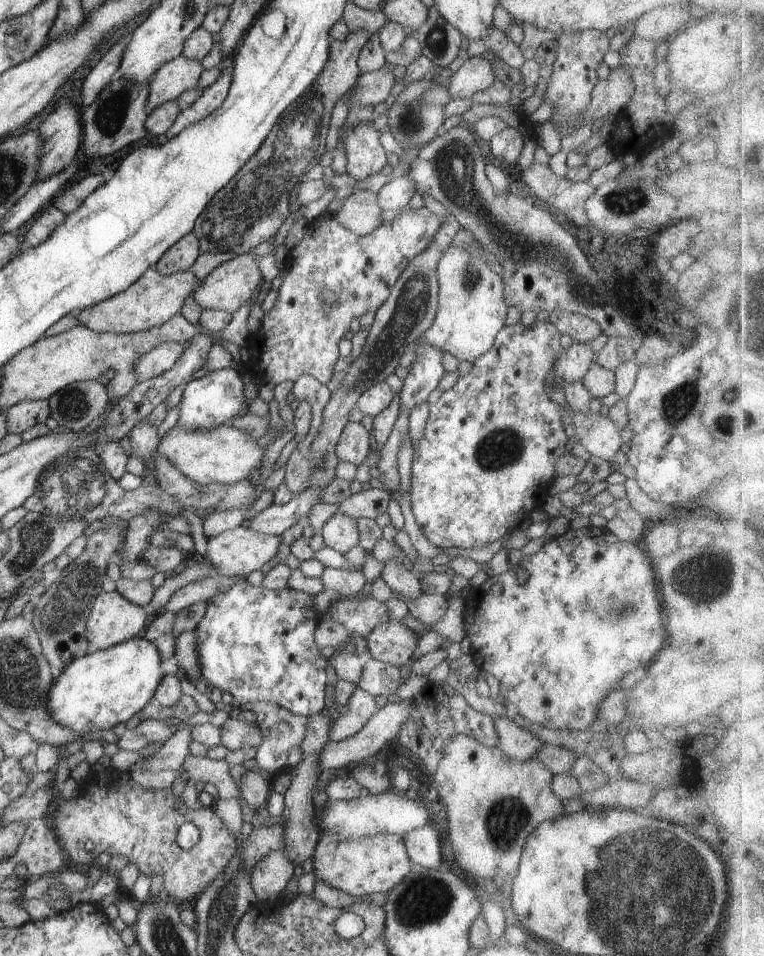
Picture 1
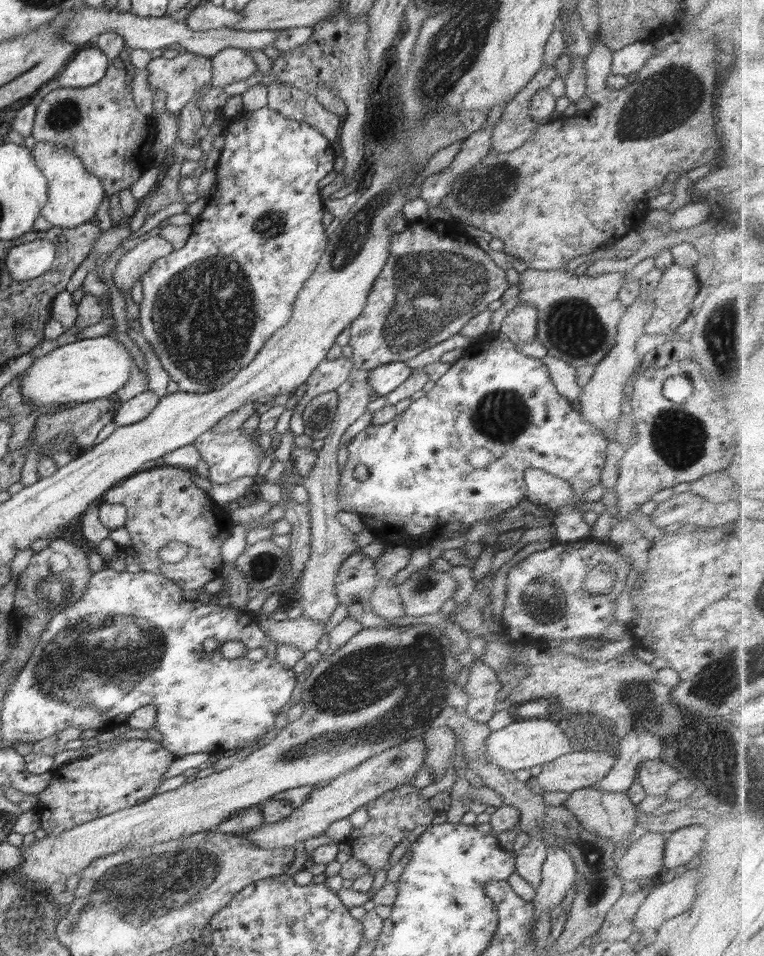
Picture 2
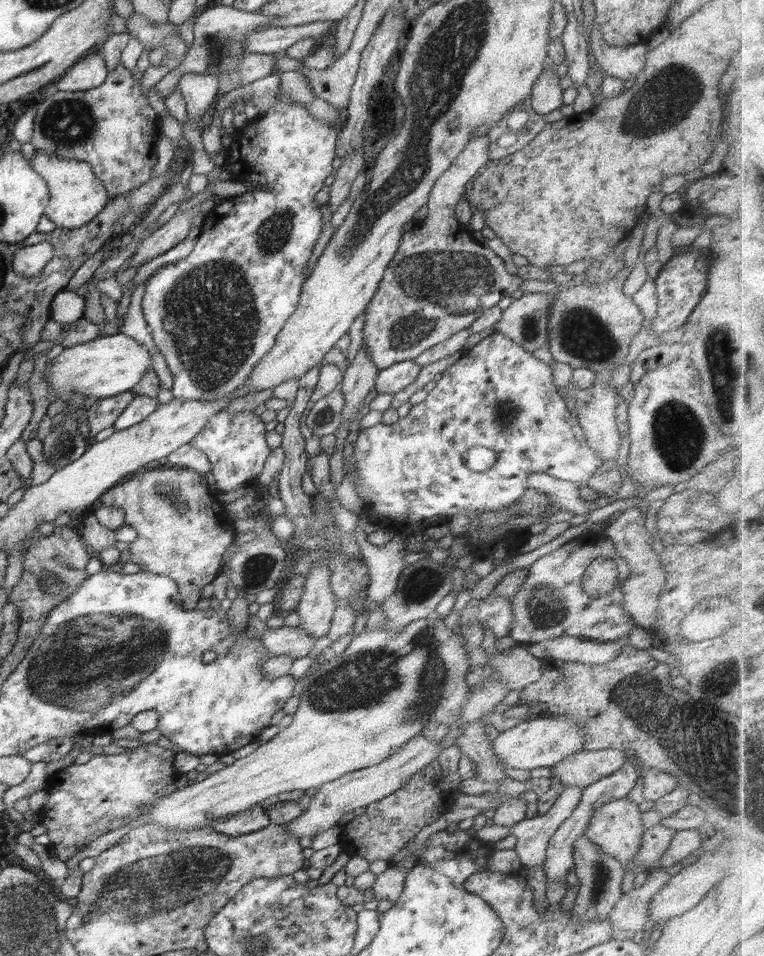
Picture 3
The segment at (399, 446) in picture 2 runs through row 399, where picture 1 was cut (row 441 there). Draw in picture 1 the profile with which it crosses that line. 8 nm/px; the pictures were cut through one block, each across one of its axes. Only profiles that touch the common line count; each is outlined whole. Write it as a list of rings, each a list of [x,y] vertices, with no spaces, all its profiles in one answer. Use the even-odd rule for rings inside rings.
[[[536,320],[531,326],[523,326],[518,321],[513,326],[506,326],[498,332],[492,348],[474,360],[473,367],[467,373],[461,374],[457,382],[440,395],[440,398],[429,408],[426,428],[422,438],[416,442],[411,468],[411,507],[416,519],[416,524],[422,530],[425,538],[441,551],[448,548],[482,548],[496,540],[503,539],[515,529],[521,528],[524,518],[527,518],[535,509],[543,506],[549,496],[549,487],[554,478],[554,470],[558,458],[566,452],[566,442],[570,430],[562,420],[562,406],[549,397],[548,382],[552,378],[553,368],[558,354],[563,350],[560,344],[560,332],[550,321]]]

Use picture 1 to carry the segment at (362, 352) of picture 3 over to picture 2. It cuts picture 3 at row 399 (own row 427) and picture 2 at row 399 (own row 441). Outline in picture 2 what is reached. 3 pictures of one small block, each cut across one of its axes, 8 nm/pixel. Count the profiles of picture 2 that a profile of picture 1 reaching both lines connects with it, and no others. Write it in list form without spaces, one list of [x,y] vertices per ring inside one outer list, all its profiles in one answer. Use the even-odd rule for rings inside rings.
[[[356,369],[350,371],[350,377],[345,380],[335,391],[338,393],[337,410],[333,422],[332,431],[324,438],[324,445],[318,451],[318,460],[310,474],[304,478],[296,478],[298,484],[302,484],[308,491],[308,505],[311,516],[311,553],[305,562],[298,580],[298,592],[300,599],[298,604],[302,608],[305,618],[318,622],[320,625],[328,623],[334,616],[336,607],[341,604],[334,588],[334,581],[339,568],[346,558],[352,553],[360,551],[355,541],[355,534],[336,519],[340,510],[338,505],[338,482],[340,482],[340,469],[336,463],[336,455],[340,450],[340,440],[348,431],[351,424],[354,424],[364,413],[368,412],[370,392],[372,387],[368,384],[368,371]]]

